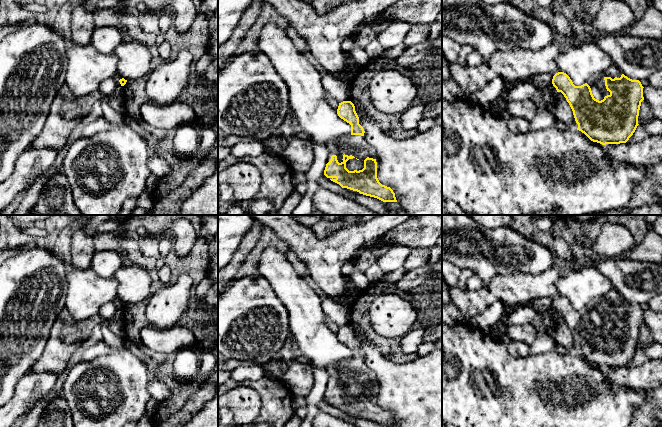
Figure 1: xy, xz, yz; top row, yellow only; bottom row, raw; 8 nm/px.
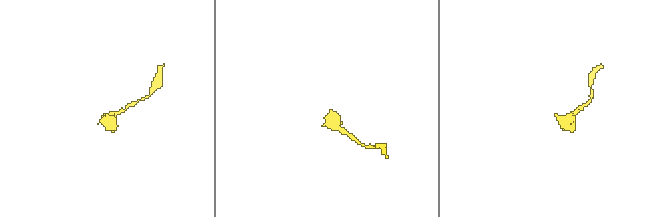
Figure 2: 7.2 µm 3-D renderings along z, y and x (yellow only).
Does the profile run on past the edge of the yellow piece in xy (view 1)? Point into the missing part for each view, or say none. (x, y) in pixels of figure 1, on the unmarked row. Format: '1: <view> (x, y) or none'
1: none

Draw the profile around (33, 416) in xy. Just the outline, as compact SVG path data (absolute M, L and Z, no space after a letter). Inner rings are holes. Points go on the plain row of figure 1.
M59 395L45 402L36 403L35 406L28 412L26 420L21 427L36 427L44 409L53 399L57 398L58 396Z

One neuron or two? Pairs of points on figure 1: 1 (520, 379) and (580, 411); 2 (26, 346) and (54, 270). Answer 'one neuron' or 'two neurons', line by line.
1: one neuron
2: one neuron

